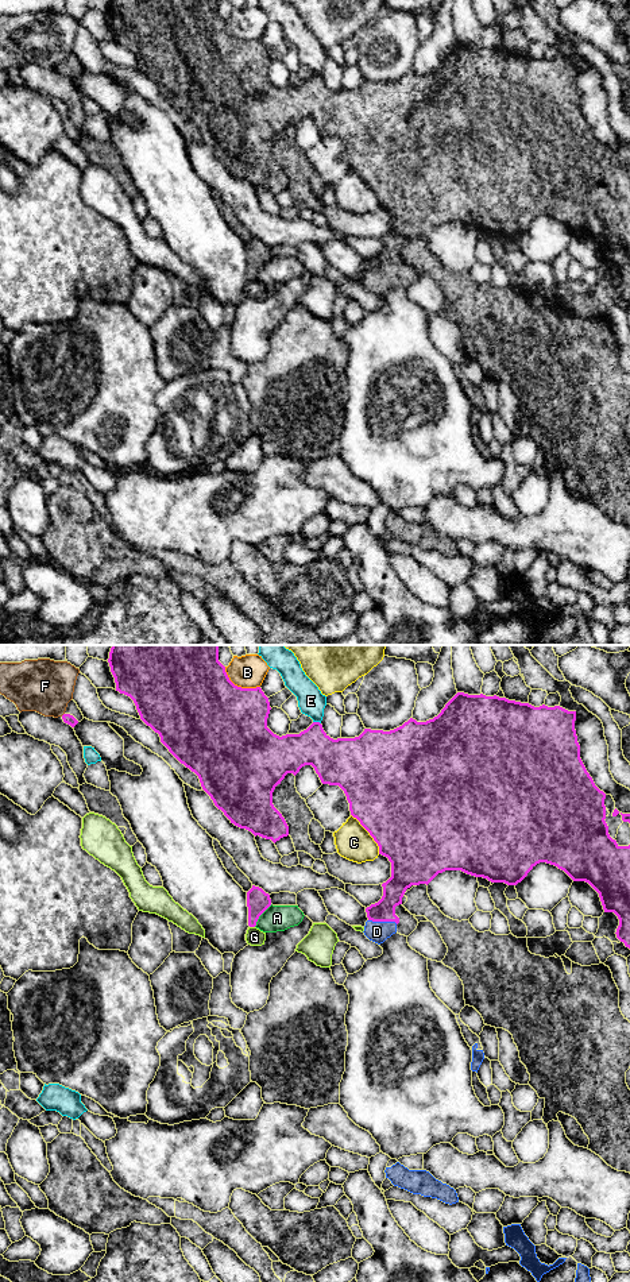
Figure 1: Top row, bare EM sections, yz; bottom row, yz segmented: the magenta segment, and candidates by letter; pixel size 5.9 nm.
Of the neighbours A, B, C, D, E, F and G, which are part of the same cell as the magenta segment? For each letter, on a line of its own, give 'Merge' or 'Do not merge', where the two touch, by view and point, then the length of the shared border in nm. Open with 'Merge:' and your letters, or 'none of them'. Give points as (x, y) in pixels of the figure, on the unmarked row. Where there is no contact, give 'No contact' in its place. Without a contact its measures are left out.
Merge: D
A: Do not merge. Touches magenta at yz (261, 266). Shared border 170 nm
B: Do not merge. Touches magenta at yz (239, 39). Shared border 240 nm
C: Do not merge. Touches magenta at yz (370, 186). Shared border 300 nm
D: Merge. Touches magenta at yz (383, 273). Shared border 180 nm
E: Do not merge. Touches magenta at yz (317, 74). Shared border 50 nm
F: Do not merge. No contact
G: Do not merge. Touches magenta at yz (252, 278). Shared border 30 nm

